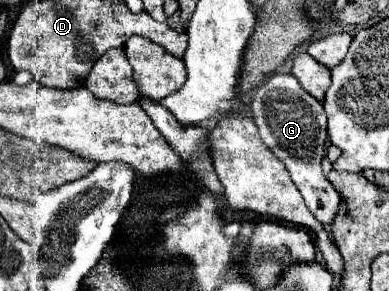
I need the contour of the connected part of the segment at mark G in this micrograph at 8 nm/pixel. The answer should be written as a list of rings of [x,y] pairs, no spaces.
[[[271,73],[267,81],[255,91],[249,109],[253,113],[253,121],[259,129],[263,143],[275,153],[275,157],[289,171],[291,181],[301,191],[307,207],[315,215],[319,223],[331,225],[335,211],[339,207],[339,195],[327,181],[321,169],[321,161],[327,155],[325,139],[327,139],[327,115],[323,105],[315,101],[291,73]]]

